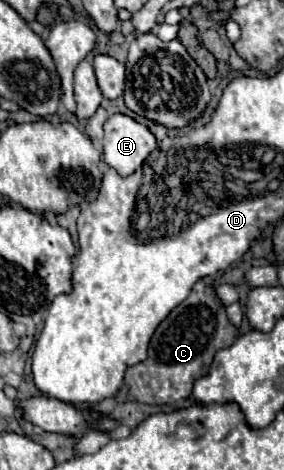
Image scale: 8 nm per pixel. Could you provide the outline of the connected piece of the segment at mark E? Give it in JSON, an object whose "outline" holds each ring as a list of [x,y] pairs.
{"outline":[[[113,115],[105,123],[103,161],[127,177],[141,167],[147,155],[157,147],[147,127],[127,115]]]}

